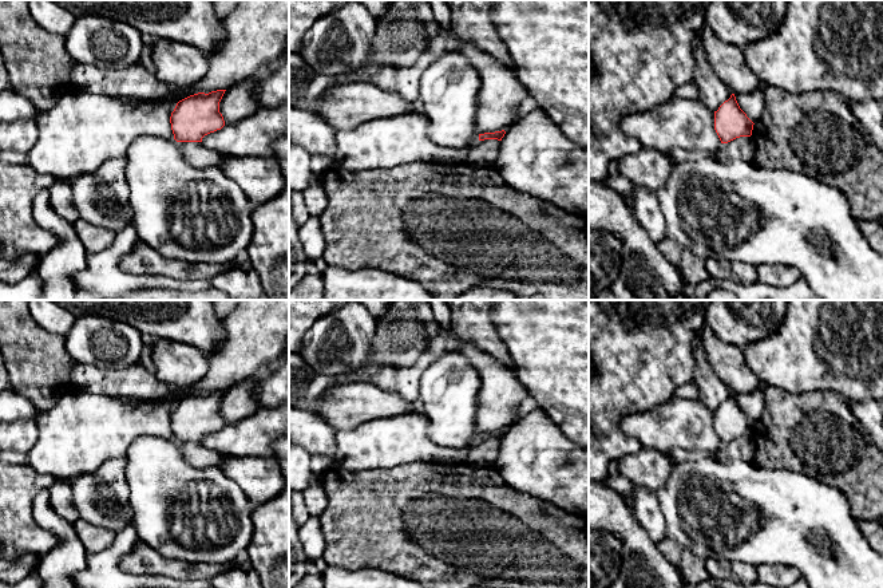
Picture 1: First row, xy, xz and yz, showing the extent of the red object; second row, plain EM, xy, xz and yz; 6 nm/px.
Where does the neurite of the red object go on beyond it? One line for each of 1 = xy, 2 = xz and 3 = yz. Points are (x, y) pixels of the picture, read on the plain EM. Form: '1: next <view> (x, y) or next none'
1: next none
2: next none
3: next none

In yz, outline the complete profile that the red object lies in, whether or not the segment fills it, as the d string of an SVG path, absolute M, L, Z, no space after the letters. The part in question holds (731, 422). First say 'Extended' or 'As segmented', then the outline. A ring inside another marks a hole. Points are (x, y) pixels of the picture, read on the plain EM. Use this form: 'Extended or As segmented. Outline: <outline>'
As segmented. Outline: M734 394L714 411L714 430L721 443L728 443L740 437L751 437L753 425L740 409Z

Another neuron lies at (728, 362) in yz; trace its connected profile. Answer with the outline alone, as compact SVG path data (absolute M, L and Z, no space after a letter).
M704 327L696 332L696 343L704 347L714 372L732 394L759 391L761 380L747 367L741 348L725 343L714 332L705 335Z

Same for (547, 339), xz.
M495 300L491 317L528 395L567 439L589 447L589 300Z

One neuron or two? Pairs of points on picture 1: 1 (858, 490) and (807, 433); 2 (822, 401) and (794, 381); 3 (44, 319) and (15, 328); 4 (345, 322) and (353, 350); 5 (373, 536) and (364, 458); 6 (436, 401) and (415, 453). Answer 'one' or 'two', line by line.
1: one
2: two
3: two
4: one
5: two
6: two

